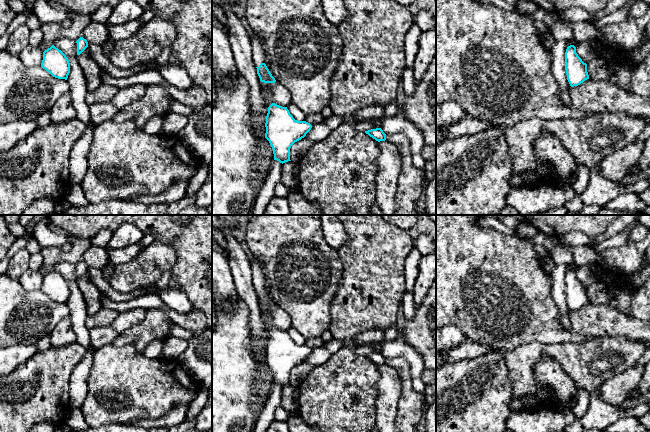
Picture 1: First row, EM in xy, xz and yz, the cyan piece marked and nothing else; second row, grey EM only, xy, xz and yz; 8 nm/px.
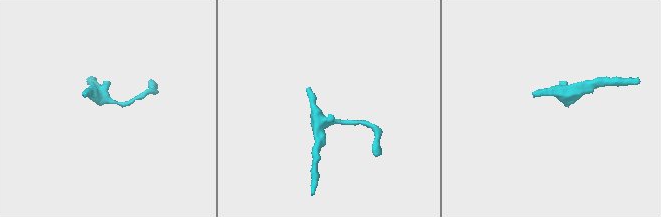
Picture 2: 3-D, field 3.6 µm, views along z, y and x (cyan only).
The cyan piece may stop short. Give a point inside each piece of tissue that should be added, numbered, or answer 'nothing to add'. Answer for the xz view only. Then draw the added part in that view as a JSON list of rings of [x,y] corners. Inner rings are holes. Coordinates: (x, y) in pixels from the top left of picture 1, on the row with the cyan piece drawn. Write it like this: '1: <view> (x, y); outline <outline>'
1: xz (258, 55); outline [[[248,29],[249,30],[249,29]],[[249,30],[249,36],[252,48],[252,59],[256,67],[259,67],[261,63],[265,63],[265,53],[259,38]]]

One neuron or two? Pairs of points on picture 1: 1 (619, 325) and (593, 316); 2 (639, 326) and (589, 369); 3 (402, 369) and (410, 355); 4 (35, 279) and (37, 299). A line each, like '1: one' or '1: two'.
1: one
2: two
3: two
4: two

